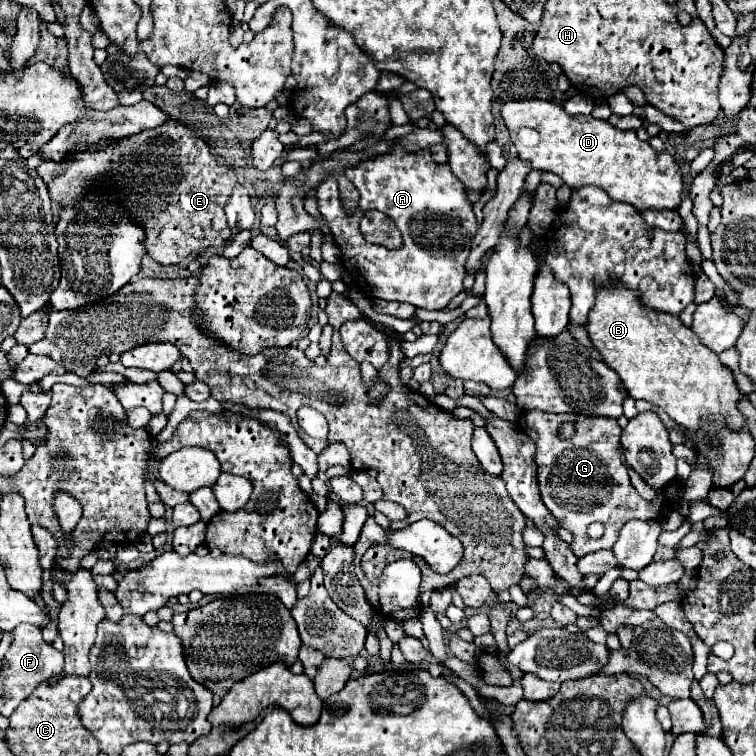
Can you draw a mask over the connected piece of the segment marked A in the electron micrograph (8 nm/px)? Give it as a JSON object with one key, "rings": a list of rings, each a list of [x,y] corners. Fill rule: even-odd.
{"rings":[[[394,149],[392,153],[378,155],[356,169],[346,171],[346,177],[354,183],[360,193],[358,211],[352,215],[342,207],[342,195],[338,191],[336,179],[324,179],[318,187],[318,211],[326,221],[332,237],[341,251],[341,263],[348,269],[362,277],[358,287],[362,289],[368,299],[386,299],[386,301],[406,301],[414,307],[422,309],[444,309],[460,291],[464,281],[464,261],[468,259],[470,241],[476,235],[476,217],[472,211],[470,201],[466,199],[466,191],[462,183],[454,177],[448,165],[436,165],[432,161],[430,151],[406,153],[404,149]],[[378,209],[386,213],[402,233],[402,247],[398,251],[384,251],[380,245],[370,245],[364,241],[360,233],[360,219],[364,211]]]}

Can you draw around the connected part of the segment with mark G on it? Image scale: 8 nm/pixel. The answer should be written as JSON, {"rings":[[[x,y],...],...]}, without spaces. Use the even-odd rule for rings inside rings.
{"rings":[[[522,411],[518,417],[518,425],[536,443],[534,461],[538,465],[538,487],[542,503],[554,515],[558,525],[566,527],[574,535],[570,549],[578,559],[588,553],[596,553],[600,549],[612,549],[626,521],[662,519],[672,511],[670,499],[666,507],[664,491],[656,491],[658,493],[656,501],[648,503],[632,487],[628,469],[622,463],[618,451],[622,429],[616,423],[616,419],[576,417],[572,413]],[[564,423],[574,423],[574,435],[570,439],[560,437],[560,427]],[[594,521],[600,521],[606,529],[602,539],[590,539],[586,533],[588,525]]]}

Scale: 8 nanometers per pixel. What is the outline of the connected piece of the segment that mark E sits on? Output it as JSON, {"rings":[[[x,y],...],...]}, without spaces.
{"rings":[[[166,121],[156,129],[112,141],[100,151],[78,153],[68,161],[44,161],[38,175],[48,185],[54,205],[74,205],[86,189],[114,185],[114,195],[144,225],[146,249],[162,265],[178,265],[190,253],[222,247],[230,239],[224,205],[236,183],[234,167],[224,155],[212,155],[210,145],[180,121]]]}

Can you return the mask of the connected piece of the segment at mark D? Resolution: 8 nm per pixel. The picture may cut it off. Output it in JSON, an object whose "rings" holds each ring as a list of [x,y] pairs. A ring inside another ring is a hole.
{"rings":[[[544,99],[508,101],[500,113],[518,157],[528,161],[532,169],[556,173],[570,189],[594,185],[604,189],[614,201],[628,203],[638,211],[676,209],[682,201],[684,179],[680,167],[670,153],[656,153],[634,131],[612,129],[606,121],[598,121],[592,115],[568,115],[562,105]],[[524,131],[532,133],[530,141],[524,141]]]}

